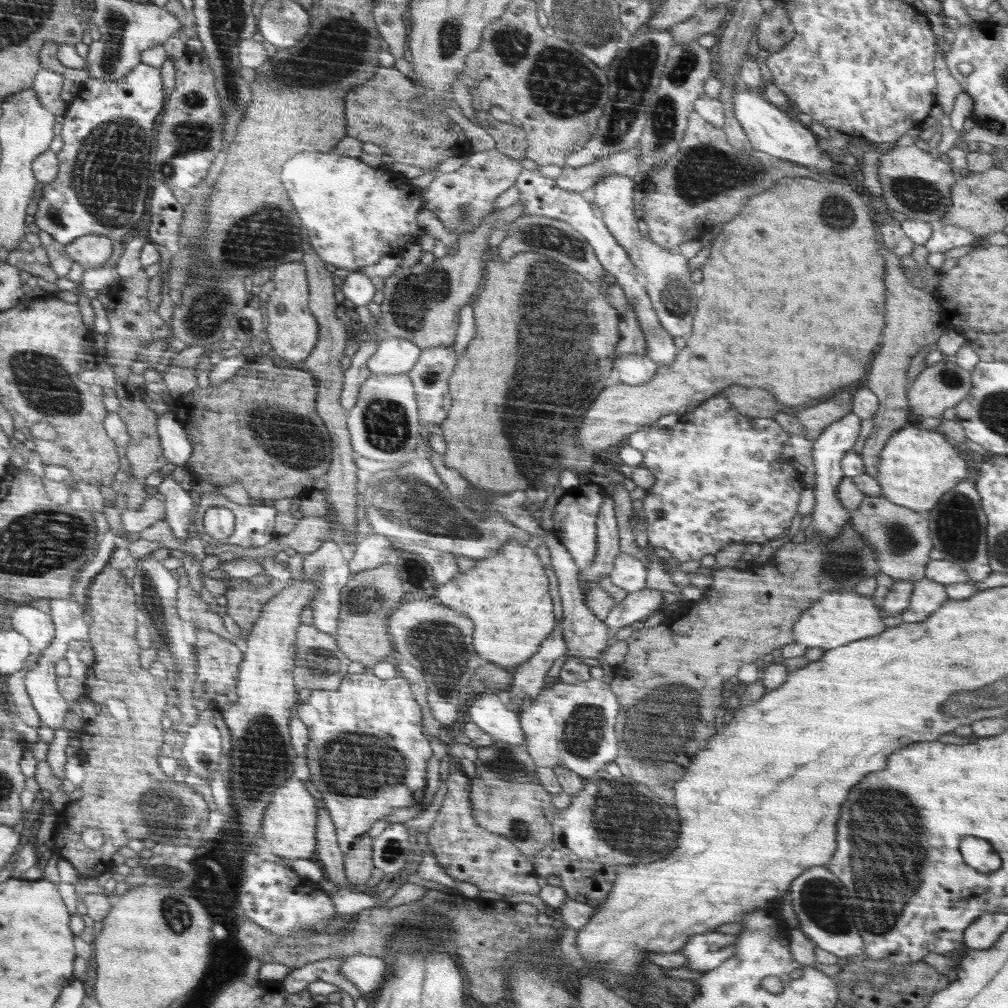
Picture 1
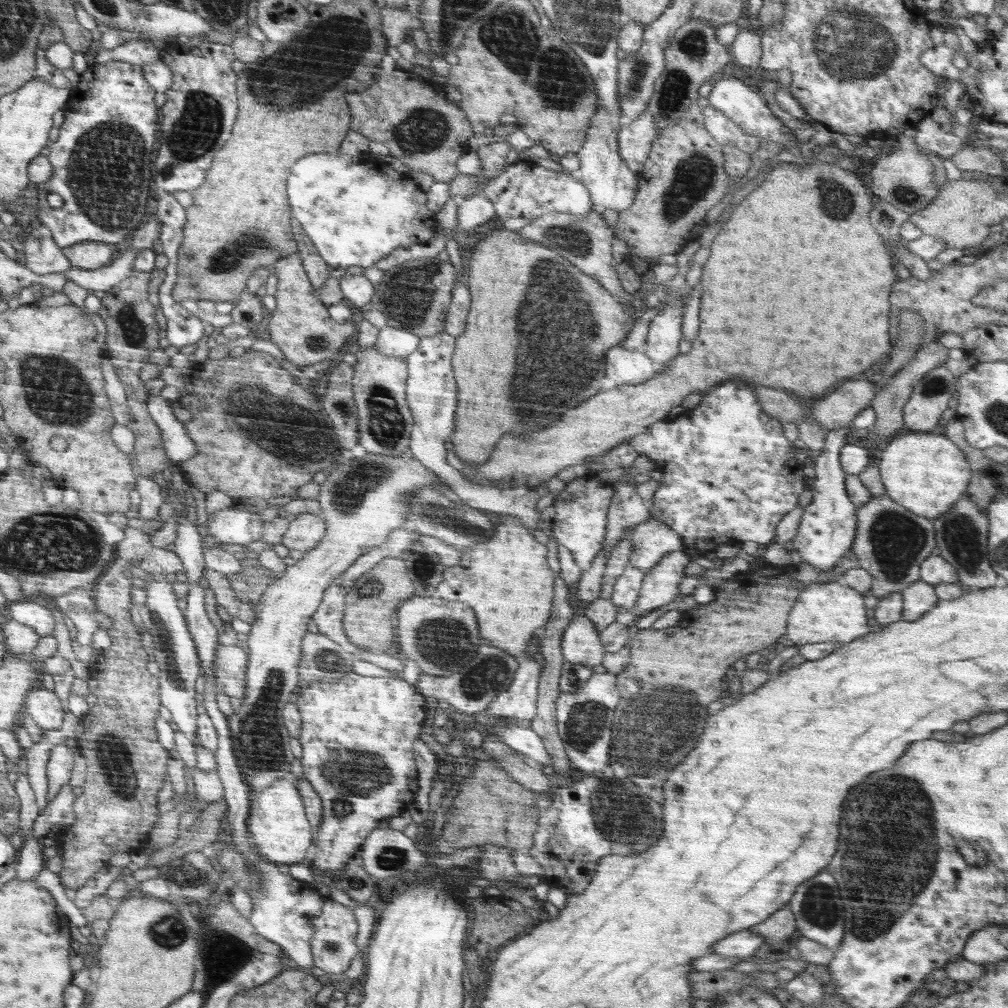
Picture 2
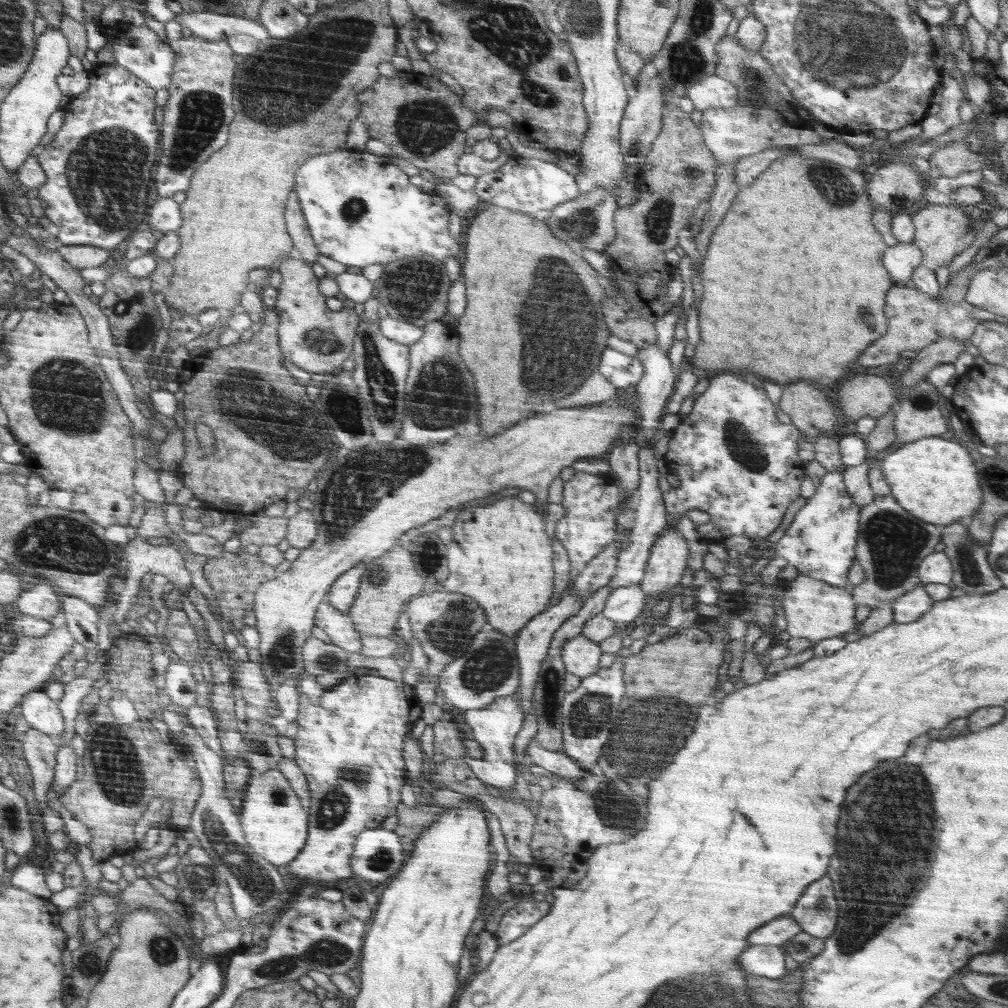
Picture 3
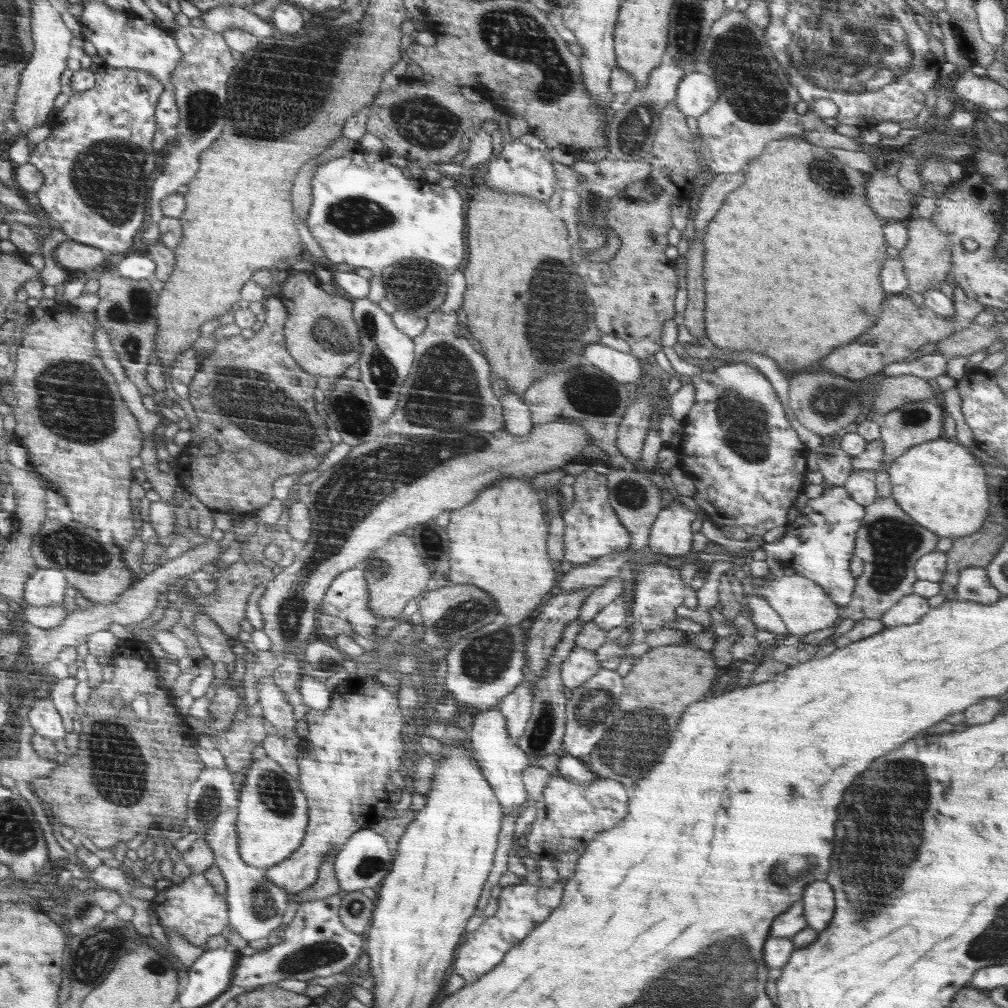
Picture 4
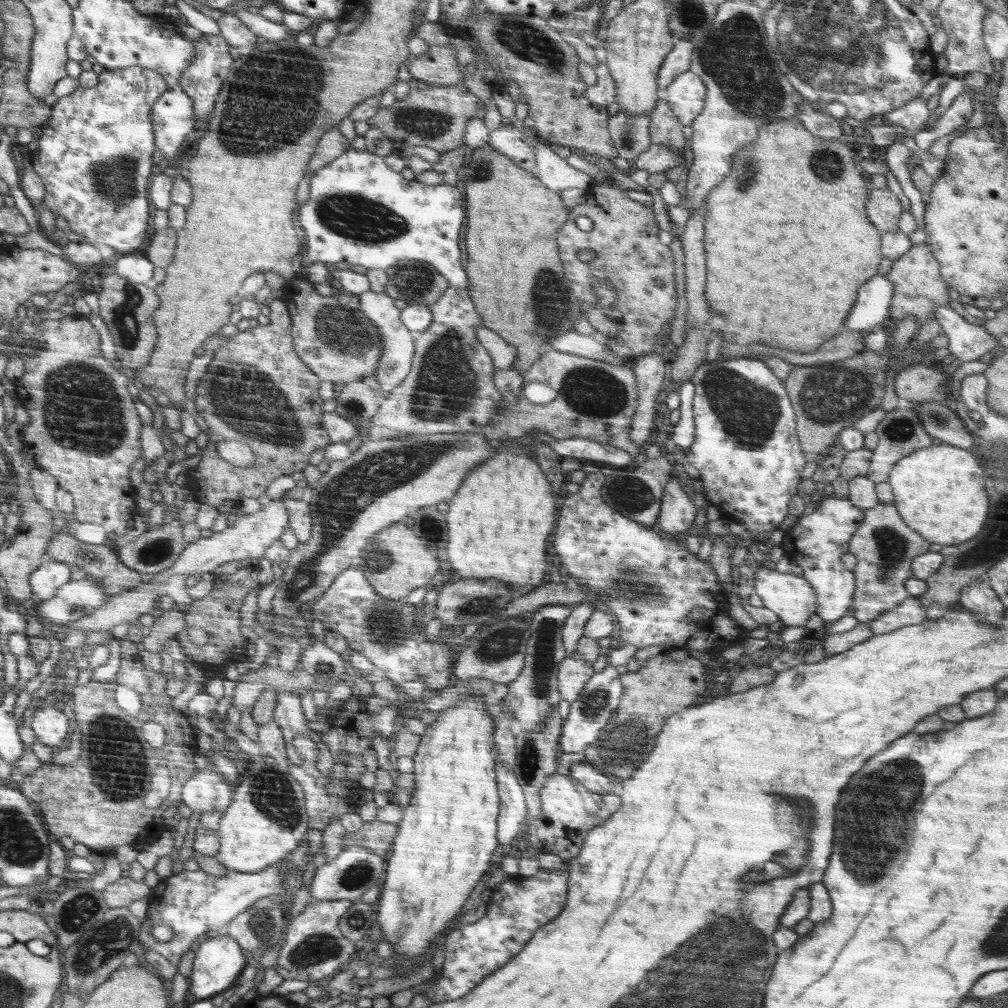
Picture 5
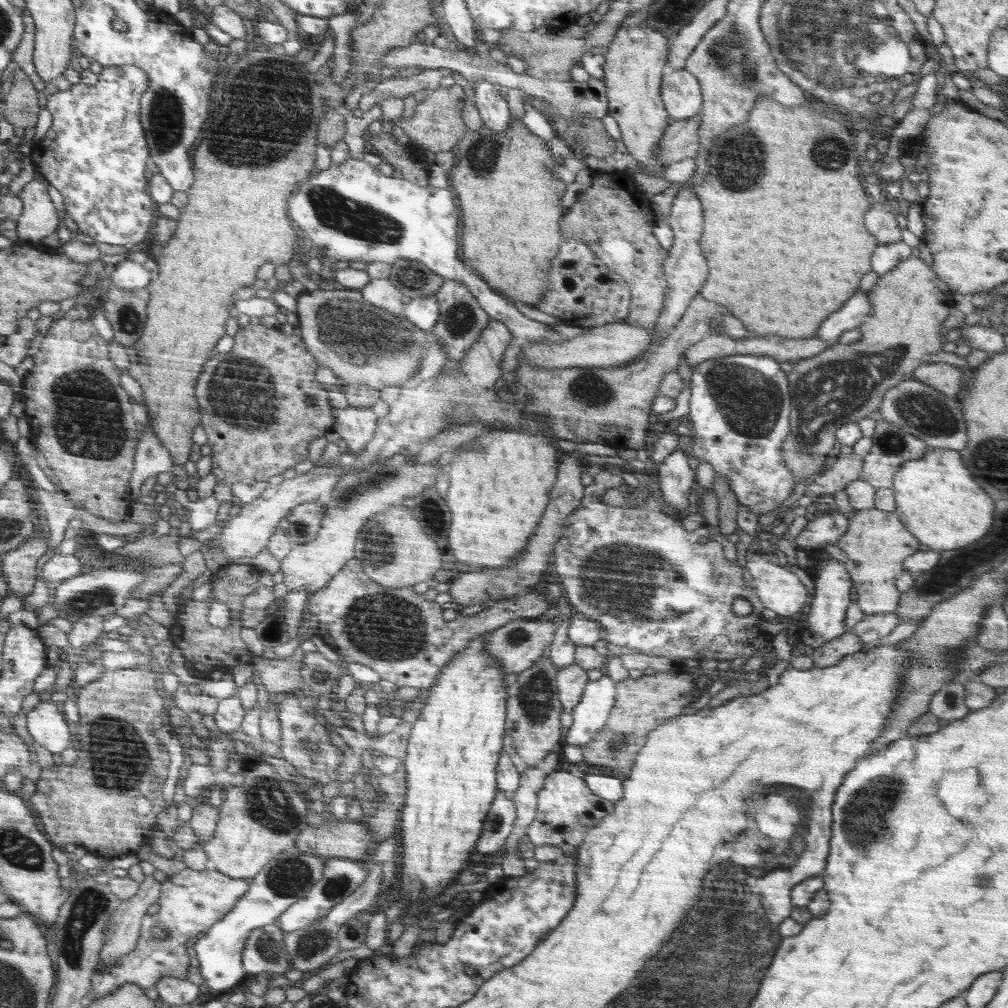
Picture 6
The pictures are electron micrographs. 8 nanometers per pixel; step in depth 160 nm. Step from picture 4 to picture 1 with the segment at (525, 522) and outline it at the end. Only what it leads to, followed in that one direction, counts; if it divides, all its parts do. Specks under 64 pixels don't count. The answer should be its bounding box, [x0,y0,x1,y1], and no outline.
[431,540,557,669]

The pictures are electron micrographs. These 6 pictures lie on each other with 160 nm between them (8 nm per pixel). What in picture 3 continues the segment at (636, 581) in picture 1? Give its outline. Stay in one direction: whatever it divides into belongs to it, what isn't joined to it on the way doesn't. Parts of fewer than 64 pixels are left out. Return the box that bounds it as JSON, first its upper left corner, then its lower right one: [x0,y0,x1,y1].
[601,585,646,623]

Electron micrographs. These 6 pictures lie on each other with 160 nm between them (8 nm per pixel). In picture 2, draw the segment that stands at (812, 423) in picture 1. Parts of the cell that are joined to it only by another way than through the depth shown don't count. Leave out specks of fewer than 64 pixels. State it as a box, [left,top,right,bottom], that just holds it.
[812,379,877,431]

